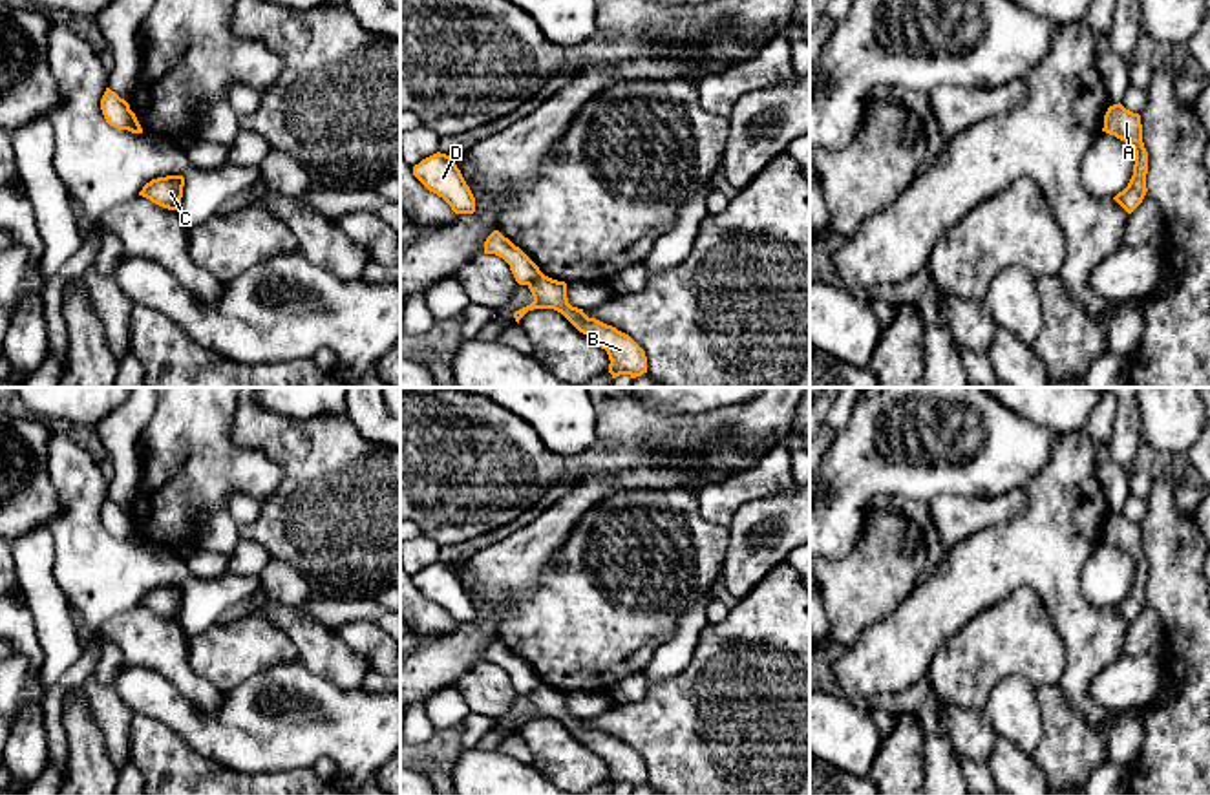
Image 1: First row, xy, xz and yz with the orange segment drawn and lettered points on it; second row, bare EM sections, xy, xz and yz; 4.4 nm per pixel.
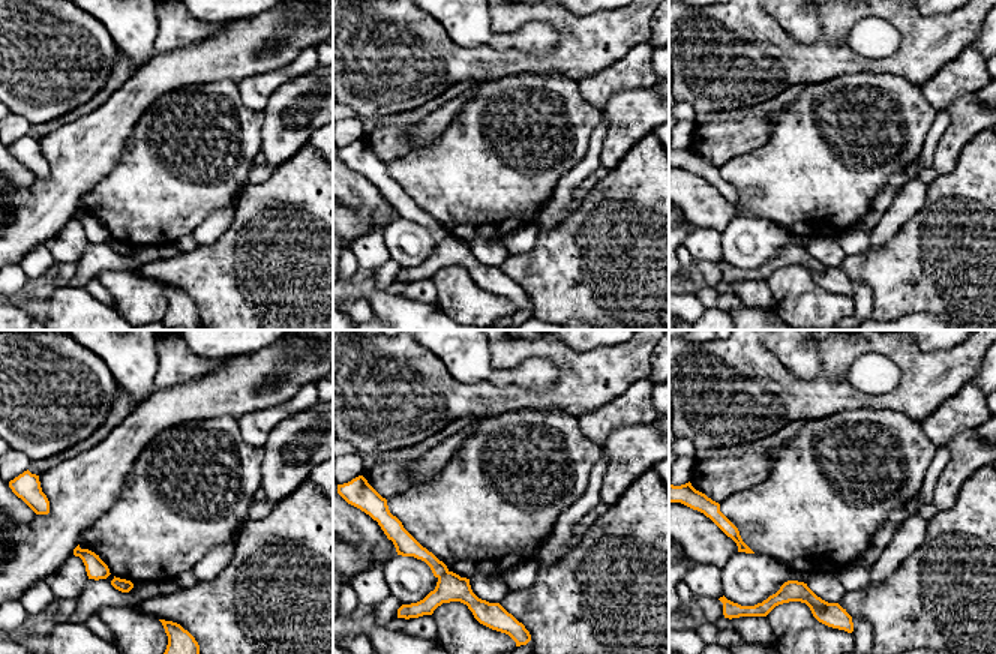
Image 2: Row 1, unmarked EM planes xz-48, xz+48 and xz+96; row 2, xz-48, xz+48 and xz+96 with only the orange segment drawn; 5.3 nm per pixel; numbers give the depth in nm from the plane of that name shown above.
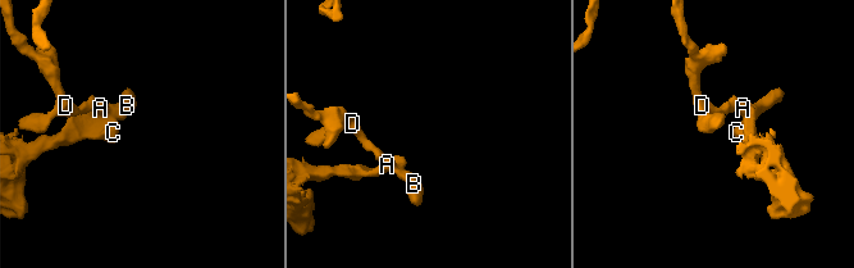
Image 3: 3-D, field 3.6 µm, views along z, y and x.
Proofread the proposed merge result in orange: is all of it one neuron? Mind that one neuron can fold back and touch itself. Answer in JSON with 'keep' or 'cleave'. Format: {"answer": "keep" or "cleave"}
{"answer": "cleave"}

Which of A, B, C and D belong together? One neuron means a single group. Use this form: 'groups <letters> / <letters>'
groups A B C / D

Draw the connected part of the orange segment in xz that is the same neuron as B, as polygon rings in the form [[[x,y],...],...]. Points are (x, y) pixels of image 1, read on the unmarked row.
[[[545,684],[528,694],[534,711],[514,722],[515,731],[534,718],[554,718],[561,722],[579,742],[587,744],[609,764],[609,782],[612,788],[629,784],[631,788],[647,782],[645,760],[625,742],[596,727],[589,727],[583,718],[572,716],[567,707],[567,693]]]

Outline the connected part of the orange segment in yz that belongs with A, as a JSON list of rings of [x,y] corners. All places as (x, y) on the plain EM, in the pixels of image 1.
[[[1120,512],[1113,514],[1106,521],[1102,541],[1128,552],[1135,561],[1133,585],[1128,596],[1113,607],[1128,623],[1131,623],[1148,601],[1148,561],[1142,552],[1141,525],[1126,519]]]

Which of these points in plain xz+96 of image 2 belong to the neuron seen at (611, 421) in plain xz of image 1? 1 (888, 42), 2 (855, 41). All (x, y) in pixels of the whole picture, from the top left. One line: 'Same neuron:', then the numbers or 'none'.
Same neuron: none

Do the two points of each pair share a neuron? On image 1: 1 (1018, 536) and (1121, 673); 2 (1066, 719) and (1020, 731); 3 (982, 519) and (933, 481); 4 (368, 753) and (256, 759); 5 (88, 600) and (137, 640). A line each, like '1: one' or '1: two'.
1: two
2: two
3: two
4: one
5: two

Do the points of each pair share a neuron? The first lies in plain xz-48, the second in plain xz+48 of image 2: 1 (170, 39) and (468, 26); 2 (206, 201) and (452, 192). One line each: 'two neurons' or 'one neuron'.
1: two neurons
2: one neuron

